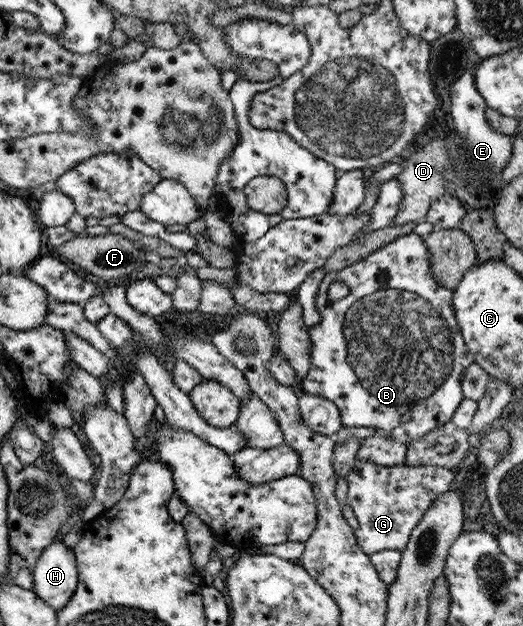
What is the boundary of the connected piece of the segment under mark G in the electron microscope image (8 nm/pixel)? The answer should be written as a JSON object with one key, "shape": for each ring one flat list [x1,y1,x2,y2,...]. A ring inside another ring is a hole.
{"shape":[[355,460,345,479,346,502,358,522,353,535,362,553,370,555,385,549,401,552,424,511,451,485,453,474,448,469,430,465,378,466]]}

